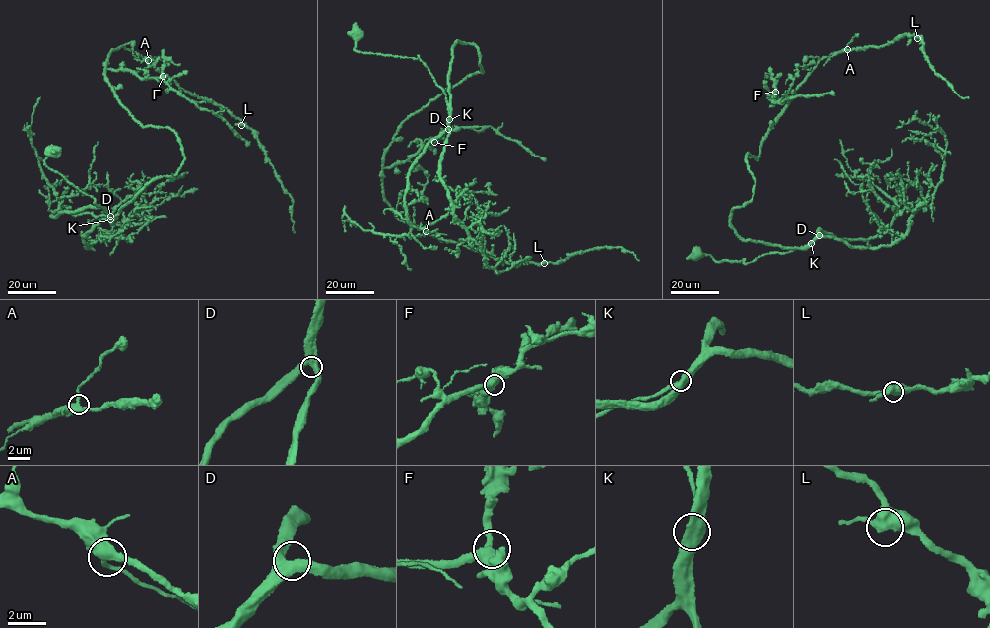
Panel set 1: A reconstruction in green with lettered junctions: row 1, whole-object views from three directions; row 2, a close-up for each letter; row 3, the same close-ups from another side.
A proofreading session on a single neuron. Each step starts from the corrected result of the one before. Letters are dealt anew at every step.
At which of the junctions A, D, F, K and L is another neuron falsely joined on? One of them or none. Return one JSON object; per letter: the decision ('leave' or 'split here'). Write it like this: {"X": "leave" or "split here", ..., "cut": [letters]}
{"A": "leave", "D": "leave", "F": "leave", "K": "leave", "L": "leave", "cut": []}

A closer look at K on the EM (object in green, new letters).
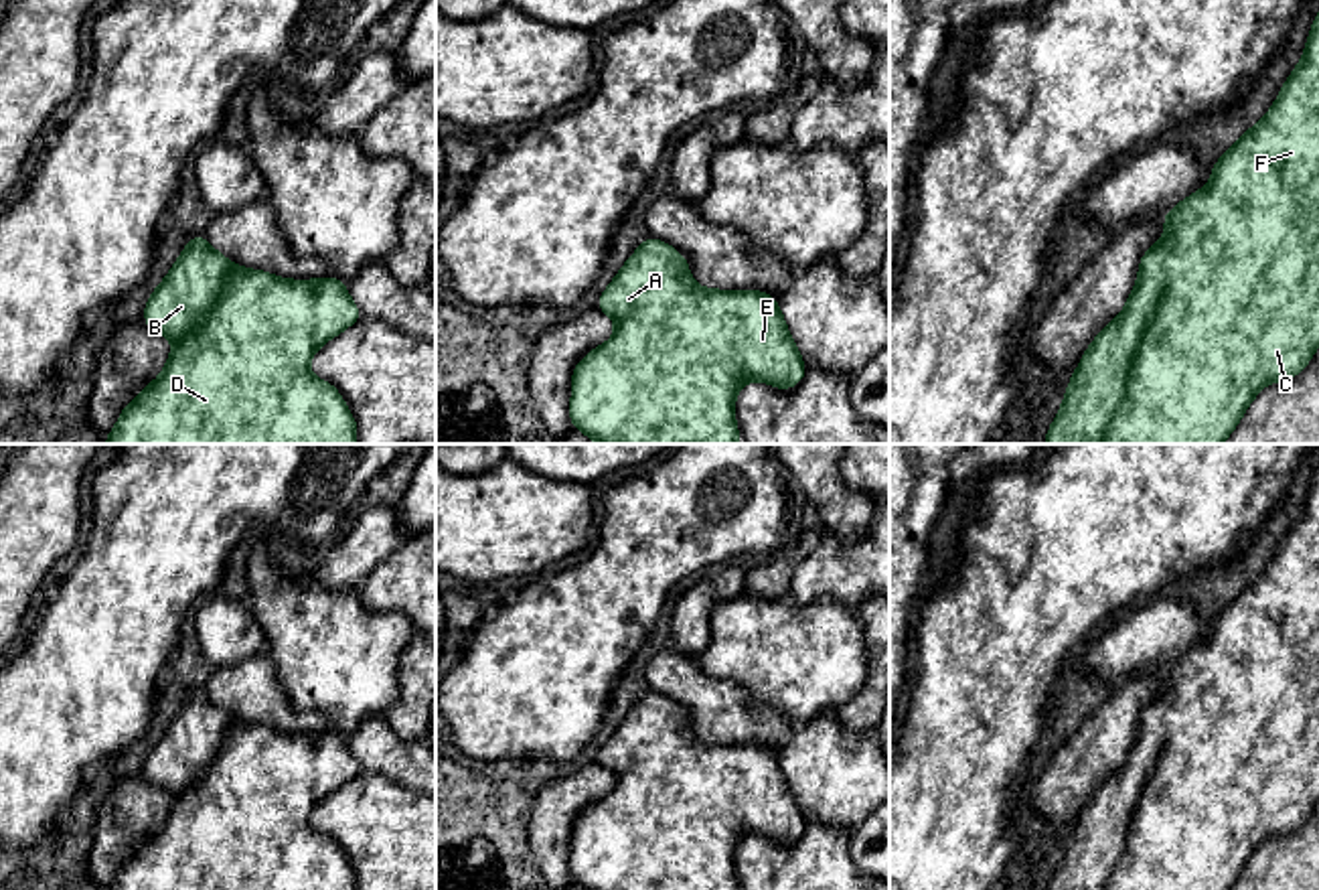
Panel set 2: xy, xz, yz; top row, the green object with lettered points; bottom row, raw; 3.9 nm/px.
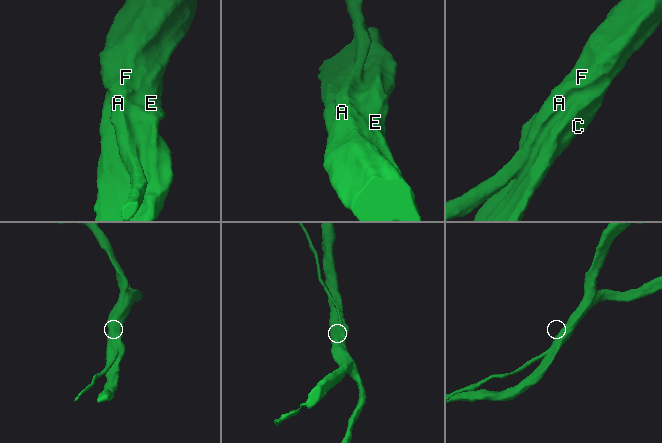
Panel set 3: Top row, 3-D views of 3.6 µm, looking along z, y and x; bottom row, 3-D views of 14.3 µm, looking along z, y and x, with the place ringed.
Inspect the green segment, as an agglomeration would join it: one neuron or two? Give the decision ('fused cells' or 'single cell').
single cell

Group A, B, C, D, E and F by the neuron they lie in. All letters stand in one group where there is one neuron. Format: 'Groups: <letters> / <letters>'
Groups: A B C D E F

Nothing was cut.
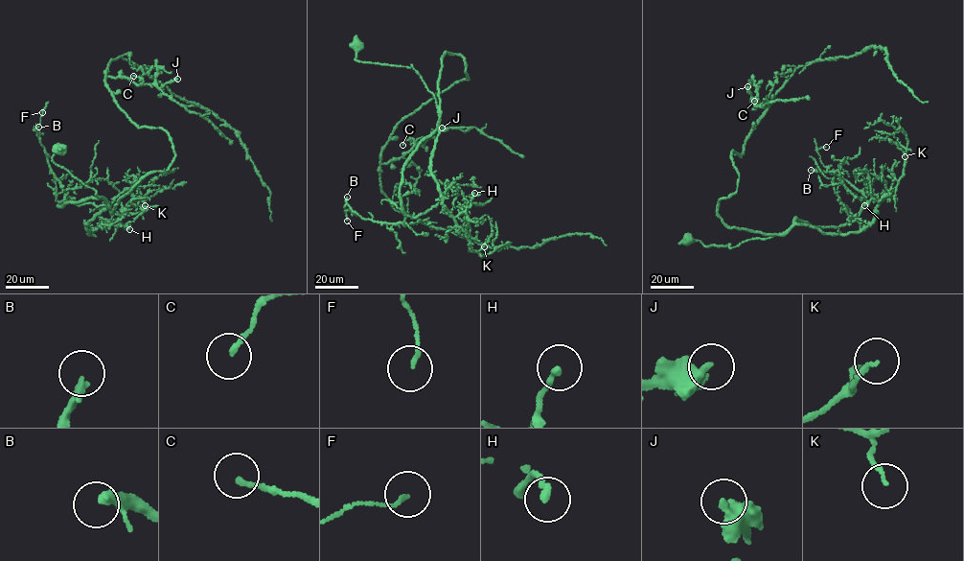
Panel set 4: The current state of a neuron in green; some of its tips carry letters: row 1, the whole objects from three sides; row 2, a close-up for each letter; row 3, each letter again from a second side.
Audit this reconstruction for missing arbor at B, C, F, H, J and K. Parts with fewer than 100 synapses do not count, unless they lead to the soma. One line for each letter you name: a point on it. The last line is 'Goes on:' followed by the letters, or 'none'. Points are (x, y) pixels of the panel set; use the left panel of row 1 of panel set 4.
B: Place: (38, 127)
Goes on: B

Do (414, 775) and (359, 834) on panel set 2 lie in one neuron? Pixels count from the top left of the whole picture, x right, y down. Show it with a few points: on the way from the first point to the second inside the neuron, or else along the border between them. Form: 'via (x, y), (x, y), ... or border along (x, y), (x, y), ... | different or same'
via (408, 791), (375, 820) | same

